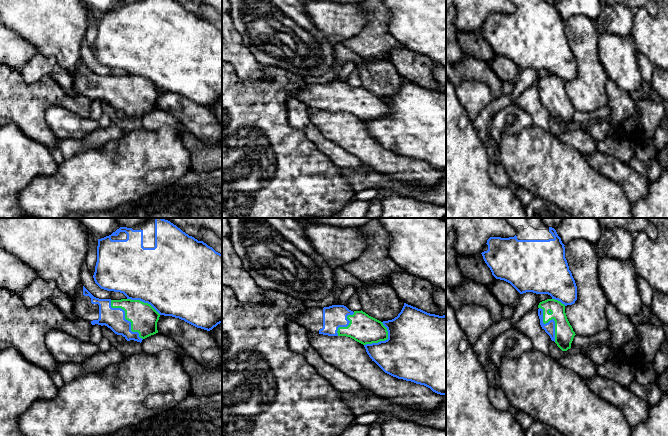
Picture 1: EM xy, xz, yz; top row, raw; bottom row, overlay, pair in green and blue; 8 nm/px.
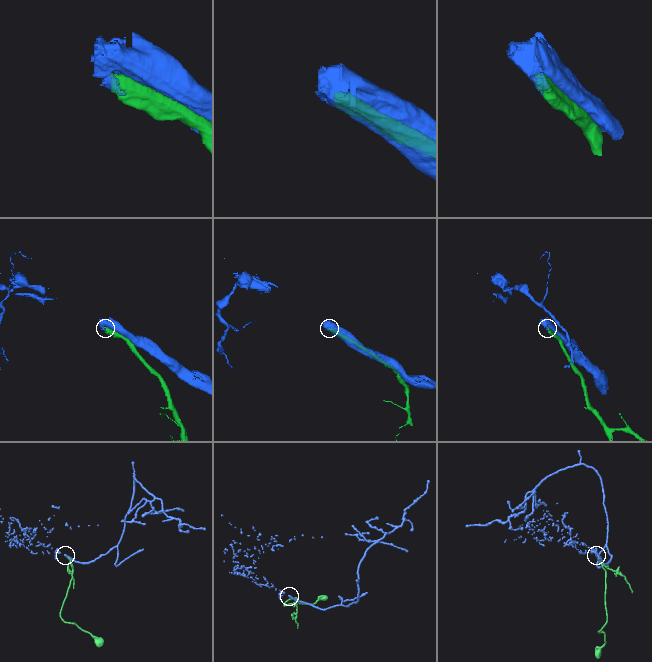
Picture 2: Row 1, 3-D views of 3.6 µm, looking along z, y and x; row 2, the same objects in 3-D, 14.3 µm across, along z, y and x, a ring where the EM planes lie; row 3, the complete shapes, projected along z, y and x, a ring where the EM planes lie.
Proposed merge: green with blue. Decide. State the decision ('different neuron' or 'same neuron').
same neuron

